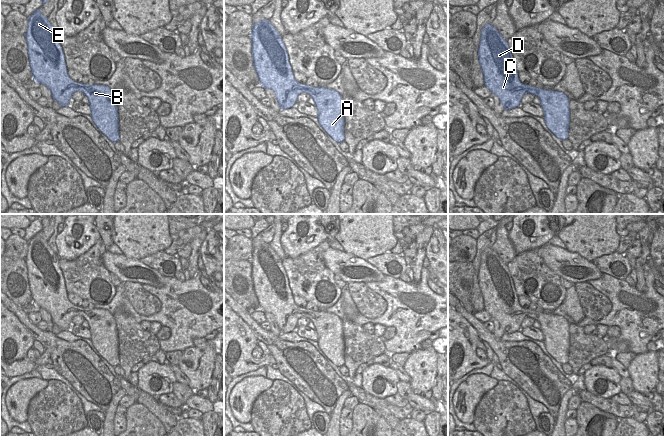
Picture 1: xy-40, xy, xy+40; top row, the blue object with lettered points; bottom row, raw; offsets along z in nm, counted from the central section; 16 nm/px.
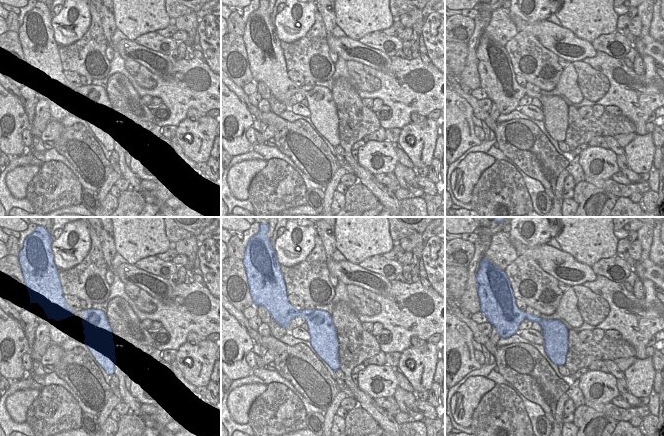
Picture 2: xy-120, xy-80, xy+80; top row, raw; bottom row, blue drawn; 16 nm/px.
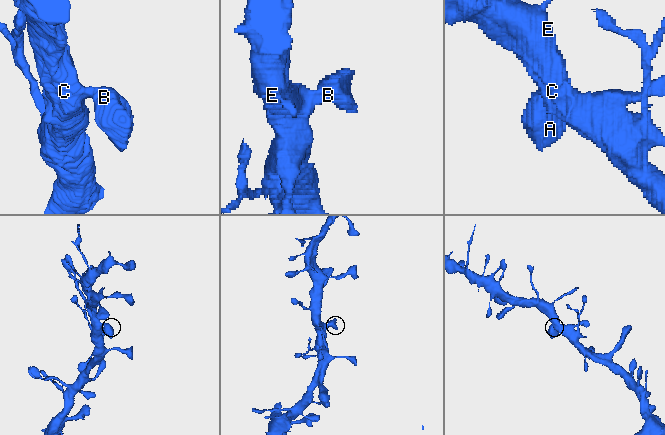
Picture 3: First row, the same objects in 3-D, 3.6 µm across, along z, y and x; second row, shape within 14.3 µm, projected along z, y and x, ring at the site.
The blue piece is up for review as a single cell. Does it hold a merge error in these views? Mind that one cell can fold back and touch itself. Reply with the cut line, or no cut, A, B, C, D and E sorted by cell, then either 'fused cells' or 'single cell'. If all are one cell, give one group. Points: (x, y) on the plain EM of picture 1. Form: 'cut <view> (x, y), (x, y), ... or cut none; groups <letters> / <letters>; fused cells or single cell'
cut none; groups A B C D E; single cell

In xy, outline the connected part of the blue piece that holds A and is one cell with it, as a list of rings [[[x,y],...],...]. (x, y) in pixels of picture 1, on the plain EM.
[[[268,243],[253,248],[250,262],[259,308],[275,317],[280,333],[292,332],[298,319],[307,317],[315,326],[321,351],[337,367],[344,365],[342,319],[333,313],[312,311],[295,304],[282,260]]]

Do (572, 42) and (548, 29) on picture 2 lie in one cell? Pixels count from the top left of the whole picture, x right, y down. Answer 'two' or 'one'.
one

